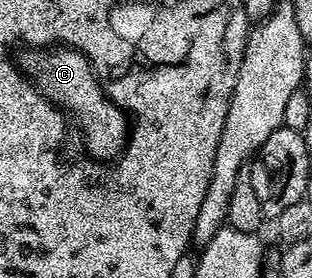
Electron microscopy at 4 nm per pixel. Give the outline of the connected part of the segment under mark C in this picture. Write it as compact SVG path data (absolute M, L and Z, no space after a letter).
M30 48L25 51L20 66L37 89L42 91L48 101L65 112L78 125L82 133L82 142L91 159L117 159L126 149L128 141L128 115L117 106L102 89L102 83L95 74L86 55L81 50L69 48Z

